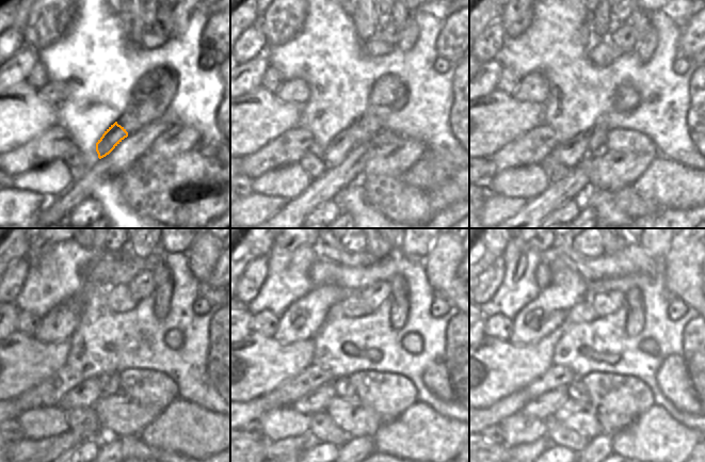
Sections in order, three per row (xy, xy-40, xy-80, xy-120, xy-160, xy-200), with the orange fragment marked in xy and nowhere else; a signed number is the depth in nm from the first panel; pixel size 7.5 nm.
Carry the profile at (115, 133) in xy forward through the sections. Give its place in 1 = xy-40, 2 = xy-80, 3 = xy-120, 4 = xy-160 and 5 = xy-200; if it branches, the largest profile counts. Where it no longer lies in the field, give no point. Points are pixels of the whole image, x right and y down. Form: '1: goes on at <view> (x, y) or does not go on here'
1: goes on at xy-40 (337, 149)
2: goes on at xy-80 (571, 153)
3: goes on at xy-120 (85, 394)
4: goes on at xy-160 (316, 400)
5: goes on at xy-200 (544, 405)

